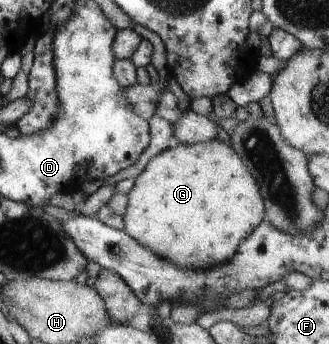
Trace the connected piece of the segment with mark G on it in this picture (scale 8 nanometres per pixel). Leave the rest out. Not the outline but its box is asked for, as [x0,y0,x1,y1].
[123,138,265,270]

